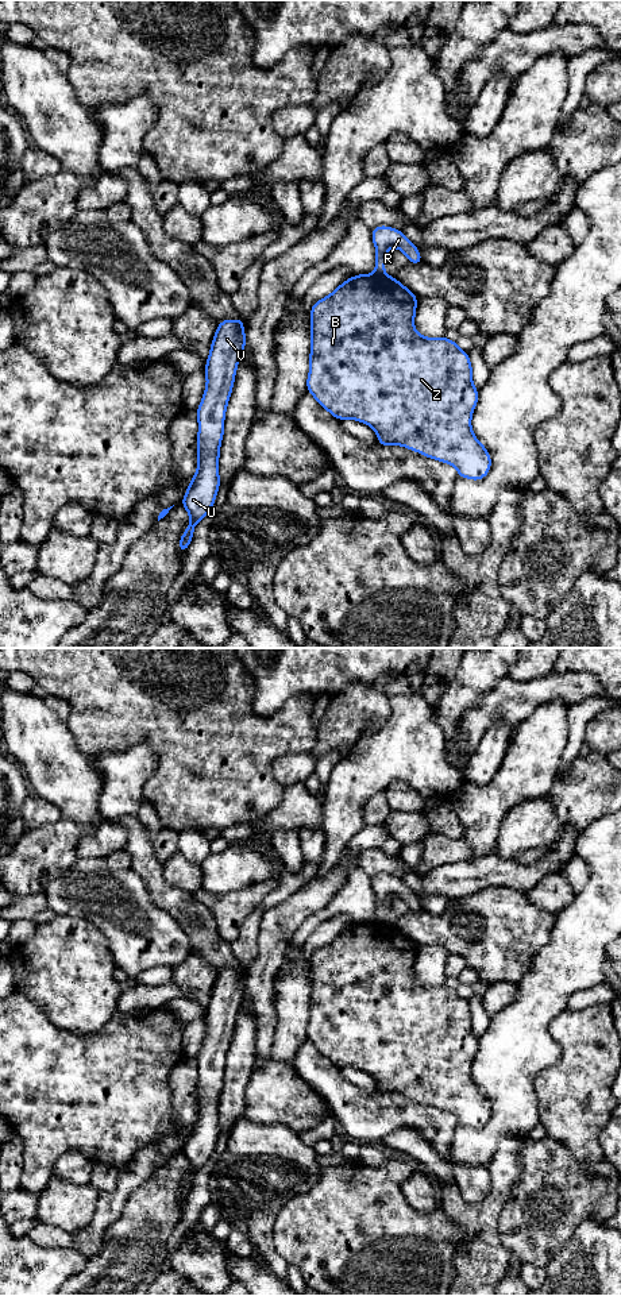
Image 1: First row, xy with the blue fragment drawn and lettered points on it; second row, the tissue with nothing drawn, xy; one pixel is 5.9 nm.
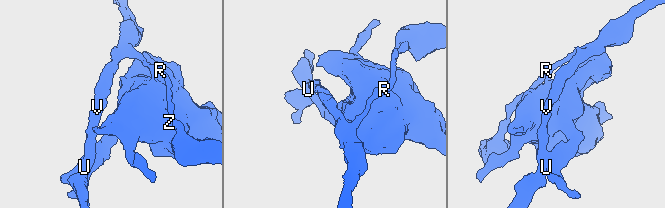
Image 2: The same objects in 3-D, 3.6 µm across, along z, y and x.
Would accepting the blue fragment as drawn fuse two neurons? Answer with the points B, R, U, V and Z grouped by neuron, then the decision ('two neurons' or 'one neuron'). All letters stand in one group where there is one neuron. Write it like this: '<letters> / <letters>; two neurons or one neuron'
B Z / R U V; two neurons

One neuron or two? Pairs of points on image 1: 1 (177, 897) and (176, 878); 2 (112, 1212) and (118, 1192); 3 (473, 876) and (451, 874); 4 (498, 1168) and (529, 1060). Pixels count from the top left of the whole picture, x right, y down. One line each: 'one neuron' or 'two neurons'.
1: two neurons
2: one neuron
3: one neuron
4: two neurons

